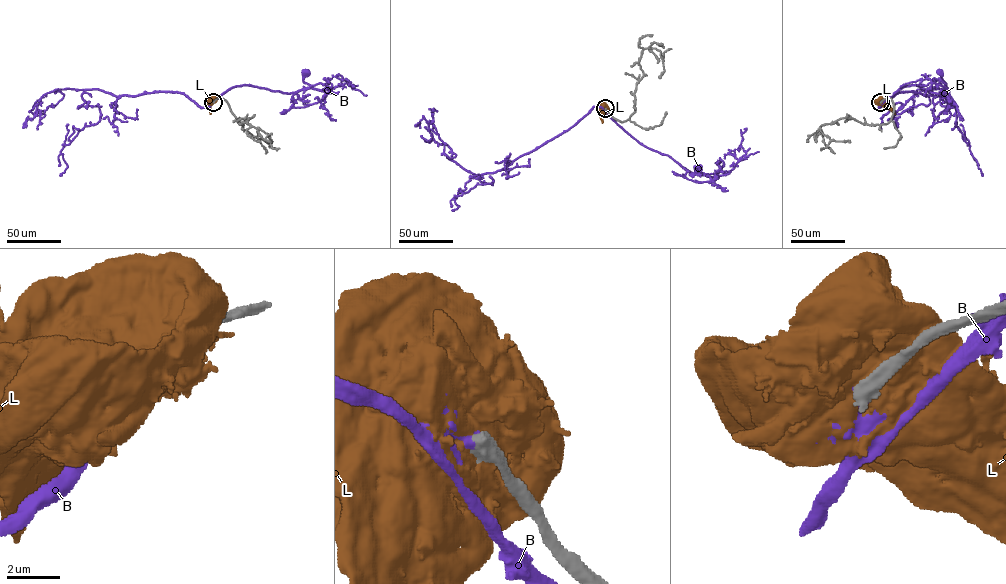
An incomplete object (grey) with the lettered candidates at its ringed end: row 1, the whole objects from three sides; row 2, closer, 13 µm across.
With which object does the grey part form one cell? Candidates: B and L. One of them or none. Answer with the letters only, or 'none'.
none

